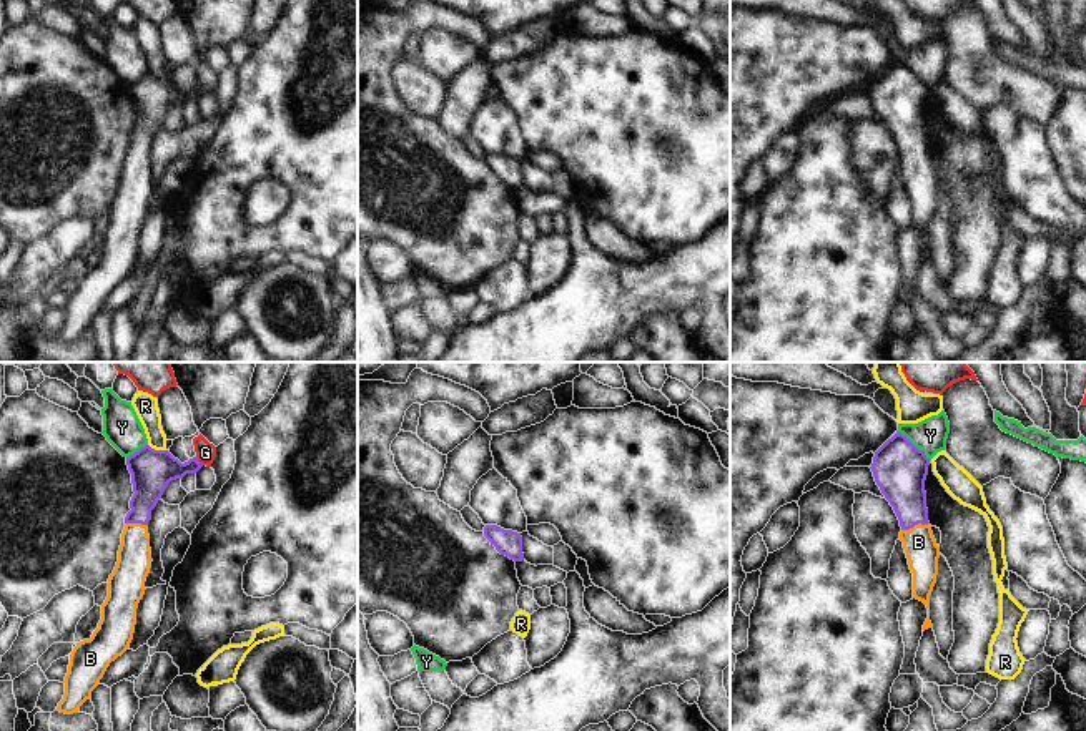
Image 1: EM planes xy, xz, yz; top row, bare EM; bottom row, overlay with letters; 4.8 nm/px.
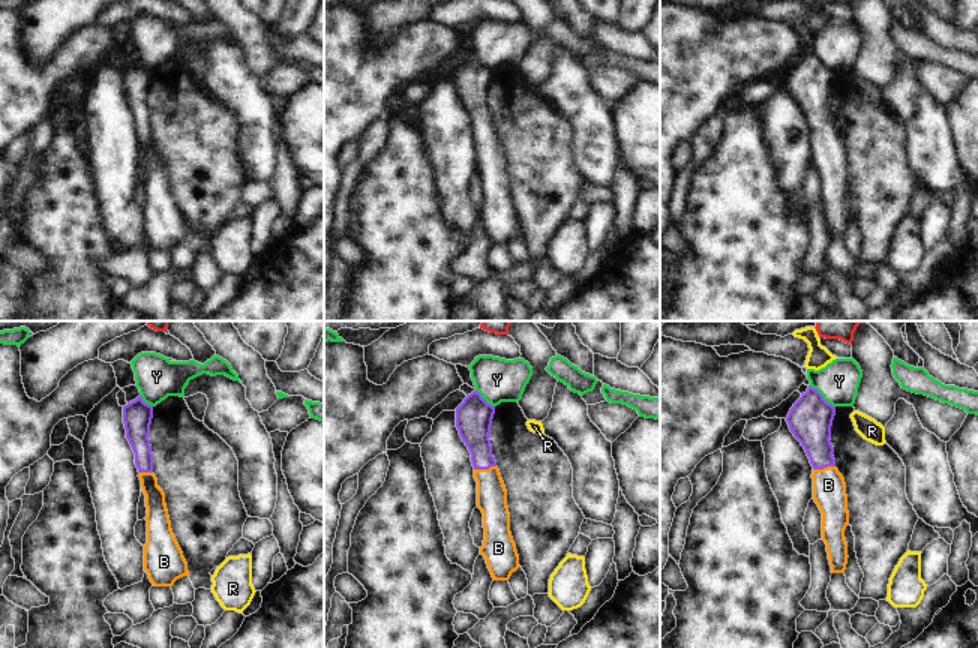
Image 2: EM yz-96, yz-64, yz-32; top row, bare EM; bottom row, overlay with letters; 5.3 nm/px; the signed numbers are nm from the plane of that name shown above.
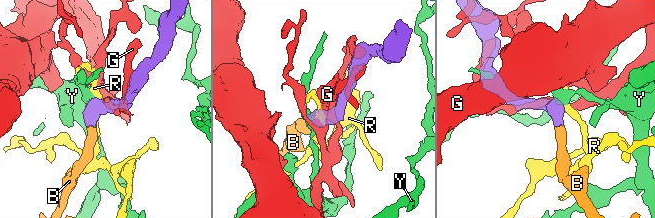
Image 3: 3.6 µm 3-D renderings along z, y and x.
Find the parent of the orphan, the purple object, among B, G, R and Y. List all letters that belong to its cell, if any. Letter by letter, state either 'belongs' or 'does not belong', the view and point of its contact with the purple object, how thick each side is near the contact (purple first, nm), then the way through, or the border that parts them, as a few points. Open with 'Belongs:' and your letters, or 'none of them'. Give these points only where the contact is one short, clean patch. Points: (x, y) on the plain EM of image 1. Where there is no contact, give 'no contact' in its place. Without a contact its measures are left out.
Belongs: B
B: belongs | yz (915, 152) | 240/160 nm | across yz (900, 103), (915, 152), (918, 170)
G: does not belong | xy (198, 90) | 200/100 nm | along xy (195, 85), (202, 93)
R: does not belong | xy (157, 78) | 200/120 nm | along xy (148, 72), (165, 78)
Y: does not belong | yz (912, 72) | 260/160 nm | along yz (897, 58), (930, 87)

